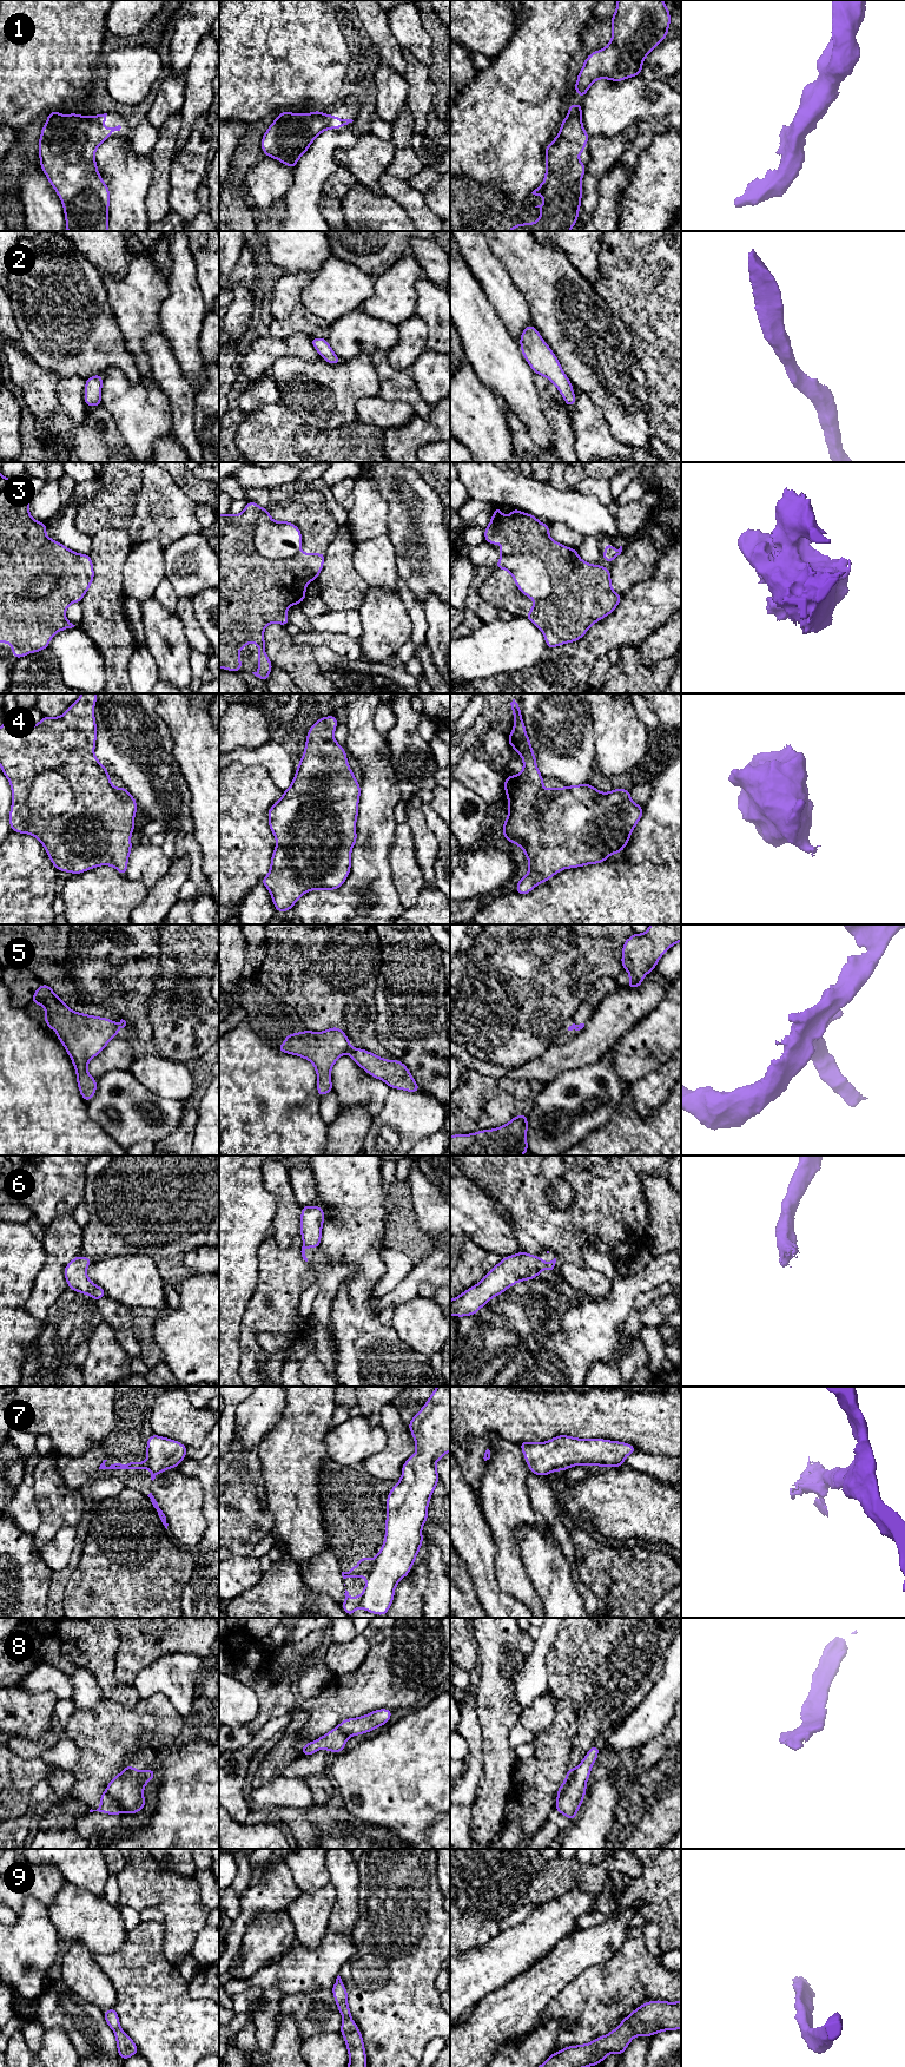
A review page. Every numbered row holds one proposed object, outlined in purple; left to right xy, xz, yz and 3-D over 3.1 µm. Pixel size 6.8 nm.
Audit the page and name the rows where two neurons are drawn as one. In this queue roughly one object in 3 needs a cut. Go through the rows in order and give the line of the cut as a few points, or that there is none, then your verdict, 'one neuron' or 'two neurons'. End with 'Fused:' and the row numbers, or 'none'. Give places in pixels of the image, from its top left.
1: no cut; one neuron
2: no cut; one neuron
3: cut in yz along (501, 554), (532, 553), (543, 565), (549, 577), (552, 593); two neurons
4: no cut; one neuron
5: cut in yz along (572, 1025), (574, 1028); two neurons
6: no cut; one neuron
7: no cut; one neuron
8: cut in yz along (575, 1769), (572, 1779), (557, 1797); two neurons
9: no cut; one neuron
Fused: 3, 5, 8

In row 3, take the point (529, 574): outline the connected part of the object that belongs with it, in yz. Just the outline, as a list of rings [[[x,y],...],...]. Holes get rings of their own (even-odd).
[[[530,553],[501,555],[495,568],[507,570],[520,592],[531,600],[551,594],[551,581],[544,565]]]

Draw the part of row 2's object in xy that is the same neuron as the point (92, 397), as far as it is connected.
[[[92,375],[85,380],[85,394],[84,400],[87,407],[97,407],[103,404],[101,402],[101,386],[104,375]]]

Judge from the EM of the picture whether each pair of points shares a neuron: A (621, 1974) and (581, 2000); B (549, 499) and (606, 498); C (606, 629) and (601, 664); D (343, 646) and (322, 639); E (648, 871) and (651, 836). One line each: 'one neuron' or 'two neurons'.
A: one neuron
B: two neurons
C: two neurons
D: one neuron
E: two neurons

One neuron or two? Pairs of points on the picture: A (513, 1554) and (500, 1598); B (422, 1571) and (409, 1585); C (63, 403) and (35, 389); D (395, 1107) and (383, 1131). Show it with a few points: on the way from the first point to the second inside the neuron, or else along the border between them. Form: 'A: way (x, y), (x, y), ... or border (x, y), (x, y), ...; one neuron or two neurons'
A: border (495, 1561), (499, 1585), (526, 1604); two neurons
B: way (420, 1574), (413, 1581); one neuron
C: way (58, 396), (48, 396), (43, 390); one neuron
D: way (395, 1113), (395, 1119), (389, 1125); one neuron

